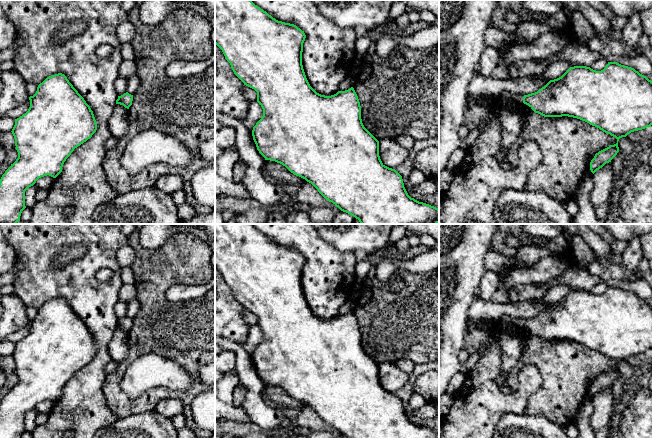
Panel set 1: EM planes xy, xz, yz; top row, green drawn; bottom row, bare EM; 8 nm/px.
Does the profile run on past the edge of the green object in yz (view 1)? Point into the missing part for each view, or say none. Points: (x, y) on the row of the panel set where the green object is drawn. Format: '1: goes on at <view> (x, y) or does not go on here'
1: does not go on here

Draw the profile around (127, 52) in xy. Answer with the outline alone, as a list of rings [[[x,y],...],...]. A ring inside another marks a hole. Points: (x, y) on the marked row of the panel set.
[[[130,42],[121,44],[121,57],[123,60],[135,59],[135,52]]]

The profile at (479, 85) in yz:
[[[475,74],[468,86],[468,94],[478,98],[482,94],[499,97],[508,92],[517,95],[528,95],[537,92],[549,81],[543,76],[519,77],[516,79],[493,79]]]

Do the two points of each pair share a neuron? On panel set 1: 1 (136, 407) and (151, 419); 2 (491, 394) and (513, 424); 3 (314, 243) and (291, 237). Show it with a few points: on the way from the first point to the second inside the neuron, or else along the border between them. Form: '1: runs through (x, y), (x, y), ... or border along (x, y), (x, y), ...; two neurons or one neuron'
1: border along (154, 409), (132, 413), (120, 418); two neurons
2: border along (523, 412), (506, 412), (495, 427); two neurons
3: runs through (308, 242), (303, 237), (297, 237); one neuron

